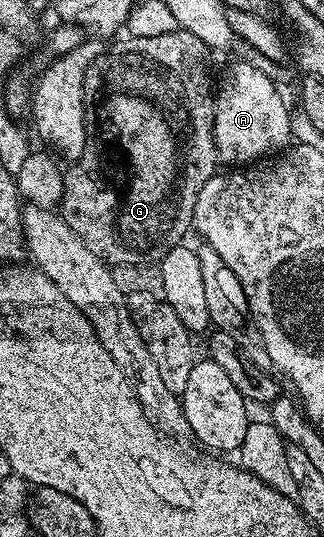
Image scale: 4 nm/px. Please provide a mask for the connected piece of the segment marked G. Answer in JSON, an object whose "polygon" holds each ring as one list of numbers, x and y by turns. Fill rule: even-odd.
{"polygon":[[176,30,170,33,163,33,156,37,138,37,129,36,124,39,119,38,119,43,111,42,109,46,105,48,102,56,98,57,94,64,87,69,86,80,83,82,83,105,85,107,86,117,86,144,84,145,83,155,77,159,77,162,71,162,69,166,65,168,63,174,63,195,60,204,60,214,62,220,70,226,72,233,76,233,76,237,80,237,80,241,84,241,84,245,88,245,88,249,92,249,92,253,96,253,96,257,100,257,107,265,113,265,114,267,144,267,147,265,158,265,165,257,167,253,173,247,181,244,186,238,186,230,191,230,194,222,194,206,196,201,200,197,200,189,204,189,204,185,210,178,219,170,220,160,218,157,218,150,214,144,214,95,212,94,212,83,210,87,210,63,206,60,208,55,208,48,204,45,204,41,200,41,200,37,196,37,196,33,188,33,184,30],[150,99,162,99,162,111,153,103]]}

